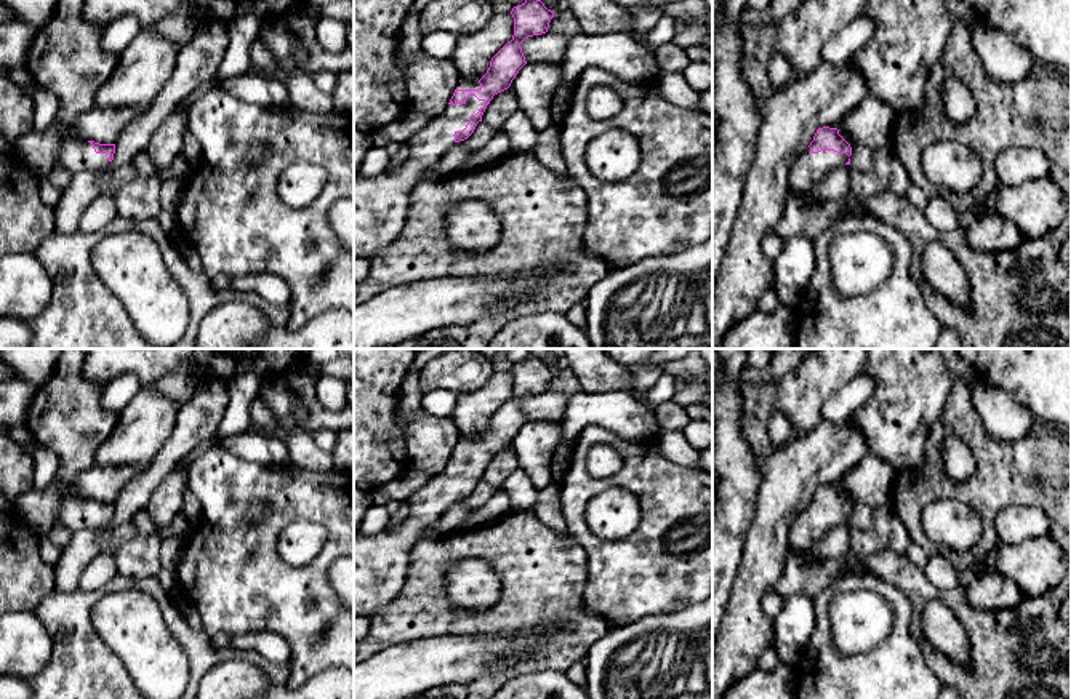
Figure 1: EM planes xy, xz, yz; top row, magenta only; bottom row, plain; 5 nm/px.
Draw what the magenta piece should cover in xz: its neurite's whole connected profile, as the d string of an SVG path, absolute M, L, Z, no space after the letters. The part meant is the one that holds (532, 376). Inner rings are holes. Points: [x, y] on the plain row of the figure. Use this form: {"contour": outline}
{"contour": "M533 355L514 365L511 373L514 376L512 398L491 416L490 425L480 438L459 438L448 465L410 496L408 517L397 526L375 536L354 533L354 621L370 619L400 593L405 585L411 547L426 536L451 504L474 491L493 454L507 448L519 429L527 422L520 401L528 395L546 392L554 376L554 369Z"}

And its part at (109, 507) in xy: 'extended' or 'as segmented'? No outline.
extended

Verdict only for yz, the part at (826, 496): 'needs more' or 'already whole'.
needs more

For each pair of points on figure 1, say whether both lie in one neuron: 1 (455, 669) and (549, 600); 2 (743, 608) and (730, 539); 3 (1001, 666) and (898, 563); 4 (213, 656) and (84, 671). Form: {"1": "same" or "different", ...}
{"1": "different", "2": "different", "3": "same", "4": "same"}

